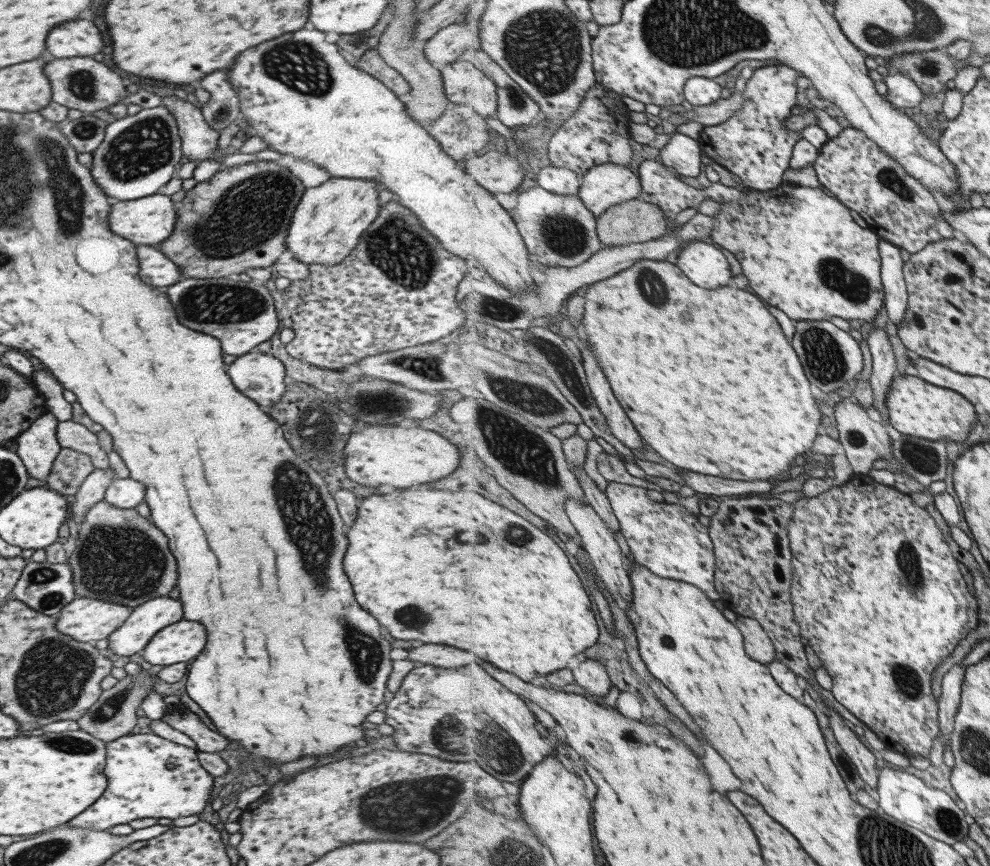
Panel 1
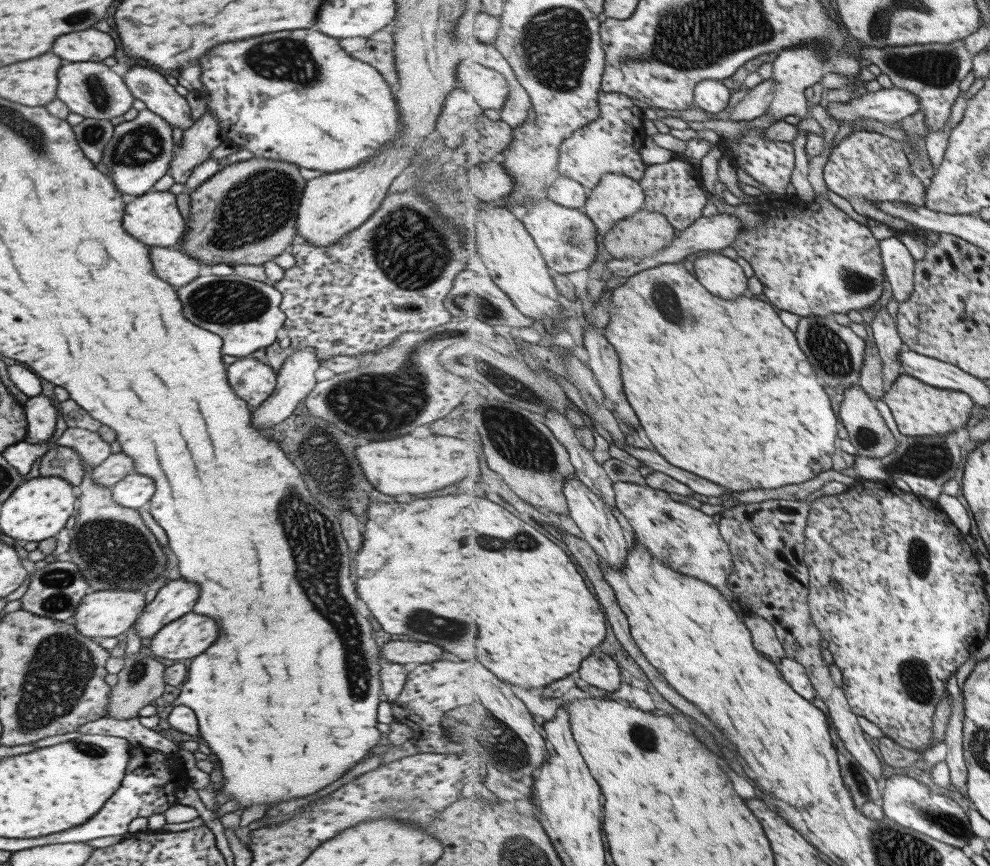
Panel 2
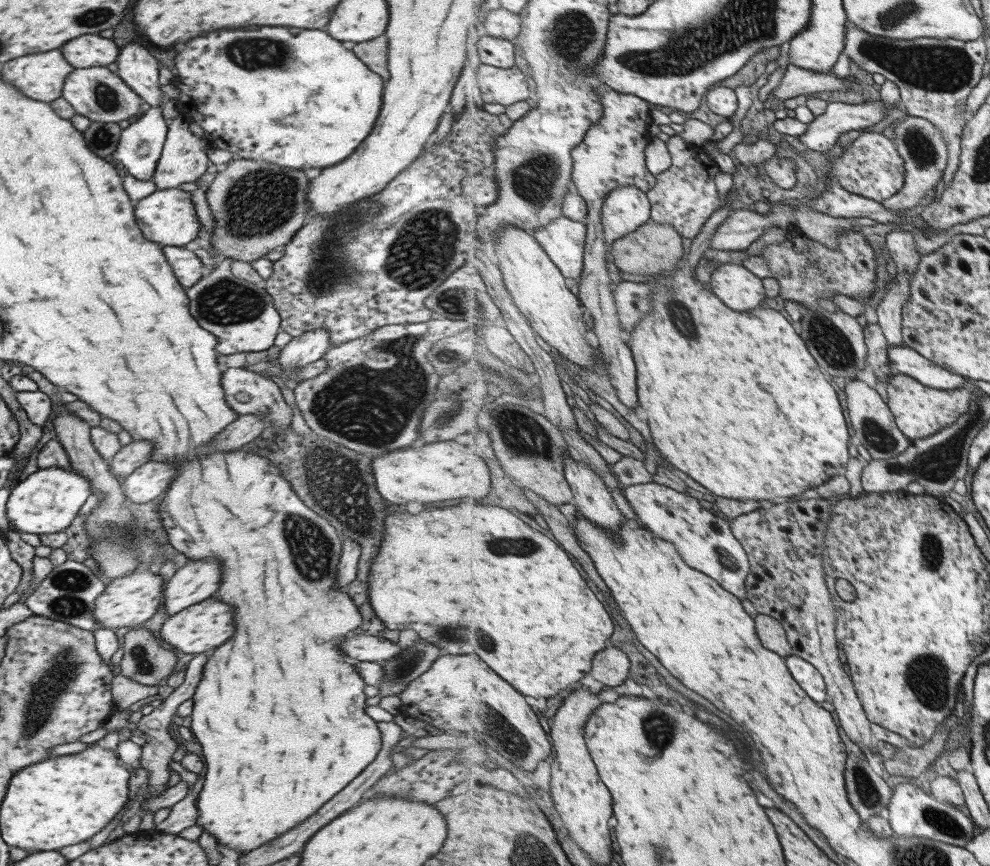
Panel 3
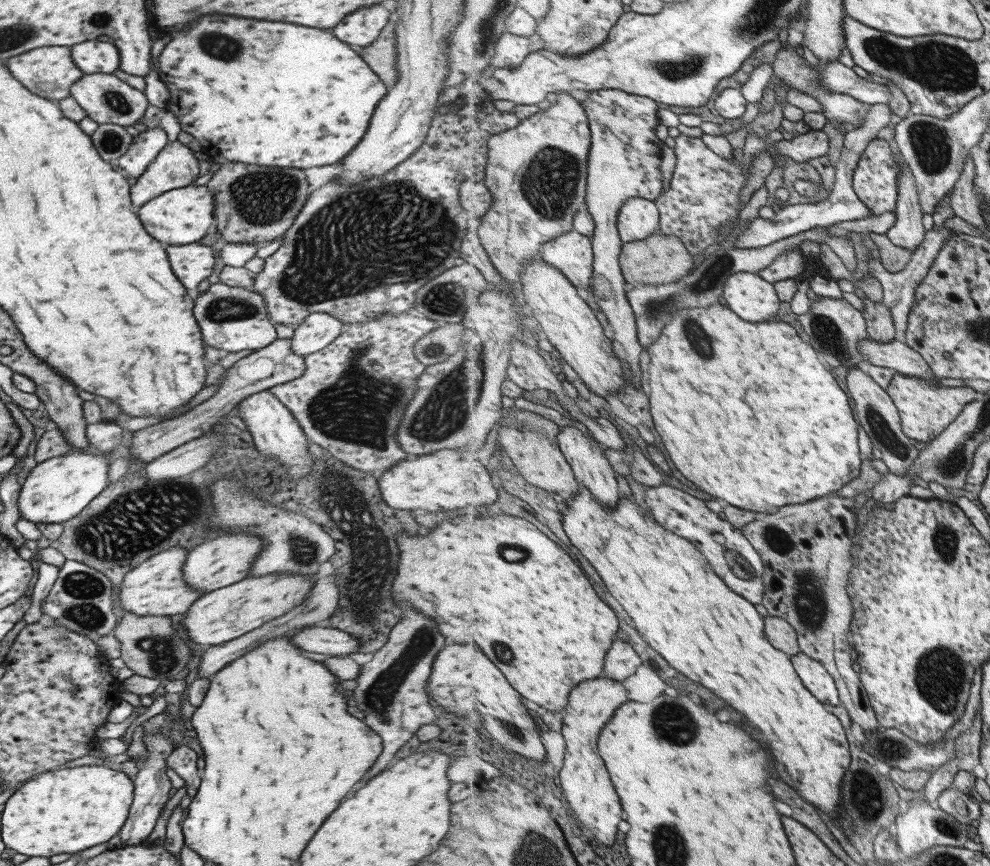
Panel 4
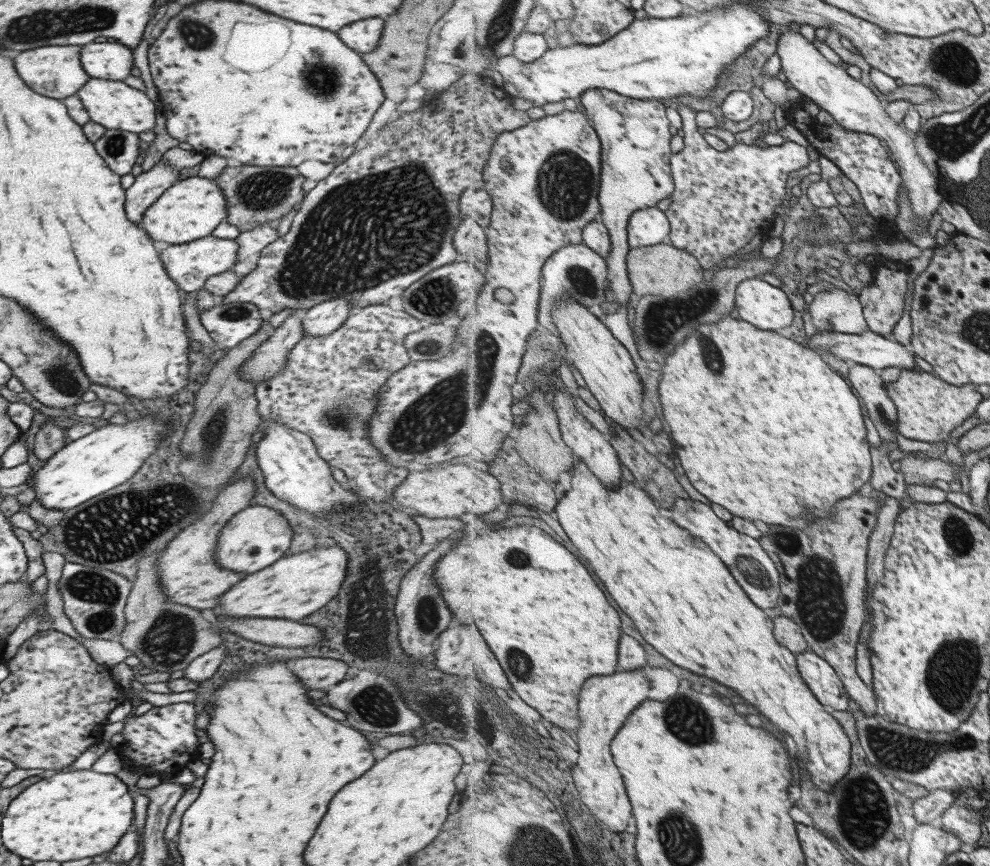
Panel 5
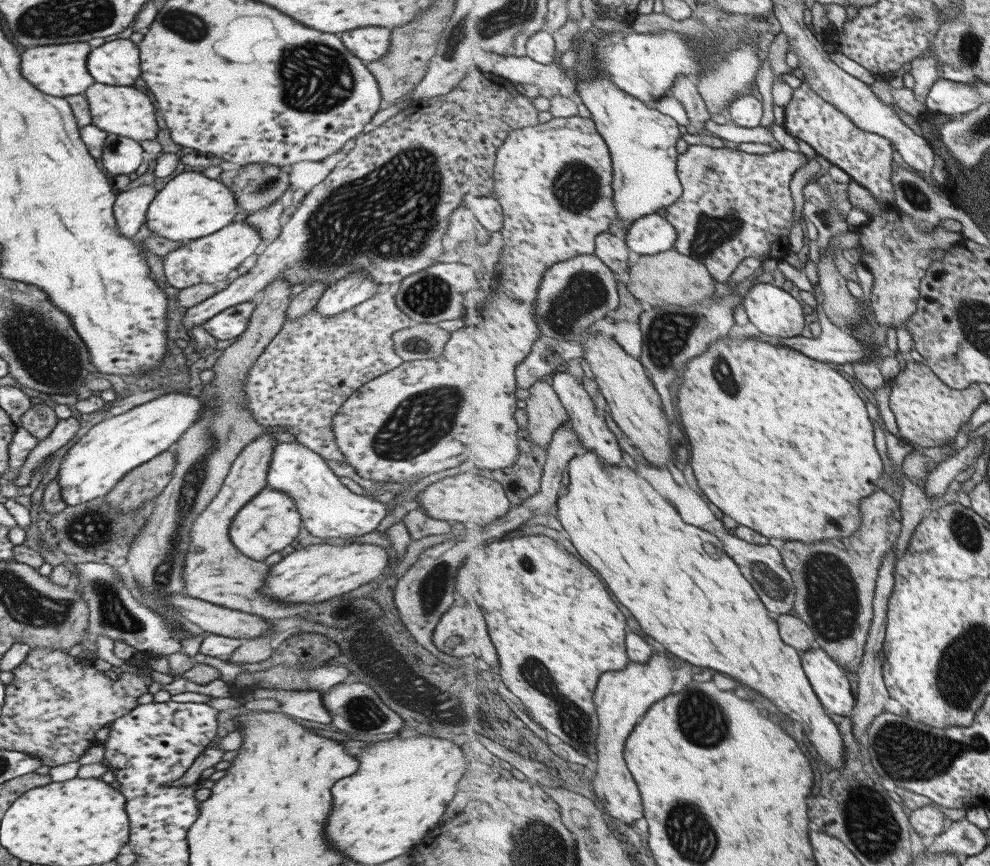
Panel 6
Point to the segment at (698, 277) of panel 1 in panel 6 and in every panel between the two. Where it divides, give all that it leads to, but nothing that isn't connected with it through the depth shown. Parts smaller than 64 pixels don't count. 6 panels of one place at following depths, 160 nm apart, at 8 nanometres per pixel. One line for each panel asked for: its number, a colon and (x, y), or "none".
2: (724, 277)
3: (735, 285)
4: (754, 299)
5: (759, 302)
6: (771, 309)

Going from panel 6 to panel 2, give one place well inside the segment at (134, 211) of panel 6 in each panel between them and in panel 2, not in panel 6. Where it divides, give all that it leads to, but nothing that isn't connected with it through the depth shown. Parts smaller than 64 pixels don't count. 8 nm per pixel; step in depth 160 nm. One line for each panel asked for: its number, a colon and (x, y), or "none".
2: (197, 141)
3: (183, 158)
4: (174, 166)
5: (147, 186)

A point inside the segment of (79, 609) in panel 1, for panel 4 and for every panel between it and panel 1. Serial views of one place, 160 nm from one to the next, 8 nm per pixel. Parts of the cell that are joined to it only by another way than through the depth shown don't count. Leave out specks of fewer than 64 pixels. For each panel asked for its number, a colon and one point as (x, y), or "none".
2: (104, 613)
3: (130, 600)
4: (155, 587)

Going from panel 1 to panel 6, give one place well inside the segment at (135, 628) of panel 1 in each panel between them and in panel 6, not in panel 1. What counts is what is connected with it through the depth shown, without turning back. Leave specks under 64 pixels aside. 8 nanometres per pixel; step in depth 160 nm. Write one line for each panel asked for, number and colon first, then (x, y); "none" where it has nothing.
2: (176, 597)
3: (196, 580)
4: (218, 561)
5: (254, 538)
6: (268, 522)

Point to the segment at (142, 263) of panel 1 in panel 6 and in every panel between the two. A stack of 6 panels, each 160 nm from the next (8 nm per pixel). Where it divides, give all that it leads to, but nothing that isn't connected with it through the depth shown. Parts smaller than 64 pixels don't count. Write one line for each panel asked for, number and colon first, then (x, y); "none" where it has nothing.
2: (177, 269)
3: (186, 267)
4: (191, 263)
5: (188, 265)
6: (209, 259)

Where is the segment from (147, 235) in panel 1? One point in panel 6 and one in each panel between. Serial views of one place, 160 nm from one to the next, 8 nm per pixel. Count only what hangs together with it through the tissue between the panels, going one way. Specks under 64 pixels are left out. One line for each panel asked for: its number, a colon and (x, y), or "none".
2: (152, 218)
3: (166, 217)
4: (181, 216)
5: (190, 209)
6: (190, 206)

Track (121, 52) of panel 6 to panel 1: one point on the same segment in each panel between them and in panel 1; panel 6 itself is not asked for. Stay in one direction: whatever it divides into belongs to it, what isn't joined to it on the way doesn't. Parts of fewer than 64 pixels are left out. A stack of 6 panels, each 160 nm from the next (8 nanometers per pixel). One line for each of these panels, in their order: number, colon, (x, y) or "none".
1: (75, 39)
2: (90, 45)
3: (85, 51)
4: (93, 56)
5: (107, 60)

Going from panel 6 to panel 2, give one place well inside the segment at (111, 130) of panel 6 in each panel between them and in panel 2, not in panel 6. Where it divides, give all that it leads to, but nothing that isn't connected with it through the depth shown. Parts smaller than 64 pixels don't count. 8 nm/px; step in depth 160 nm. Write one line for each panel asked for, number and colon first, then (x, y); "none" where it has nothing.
2: (90, 89)
3: (96, 93)
4: (105, 99)
5: (112, 104)

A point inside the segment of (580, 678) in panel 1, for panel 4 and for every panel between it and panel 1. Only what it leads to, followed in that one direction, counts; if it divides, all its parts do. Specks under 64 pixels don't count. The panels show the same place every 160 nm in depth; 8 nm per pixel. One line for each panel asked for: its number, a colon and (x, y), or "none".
2: (601, 671)
3: (612, 667)
4: (623, 661)

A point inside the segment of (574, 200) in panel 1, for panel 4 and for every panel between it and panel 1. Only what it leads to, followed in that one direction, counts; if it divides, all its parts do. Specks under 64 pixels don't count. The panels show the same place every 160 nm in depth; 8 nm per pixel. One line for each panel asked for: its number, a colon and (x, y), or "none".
2: (568, 238)
3: (564, 240)
4: (573, 254)

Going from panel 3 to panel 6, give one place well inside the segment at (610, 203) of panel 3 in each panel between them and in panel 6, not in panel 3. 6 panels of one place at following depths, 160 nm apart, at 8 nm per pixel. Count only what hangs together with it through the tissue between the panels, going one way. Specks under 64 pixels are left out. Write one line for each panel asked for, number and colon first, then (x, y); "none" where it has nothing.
4: (639, 218)
5: (648, 227)
6: (652, 234)

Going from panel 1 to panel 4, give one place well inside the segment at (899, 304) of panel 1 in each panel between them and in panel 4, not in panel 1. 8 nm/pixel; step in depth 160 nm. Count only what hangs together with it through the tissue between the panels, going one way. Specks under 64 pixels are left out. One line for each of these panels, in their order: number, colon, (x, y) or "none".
2: (899, 265)
3: (901, 244)
4: (908, 232)

